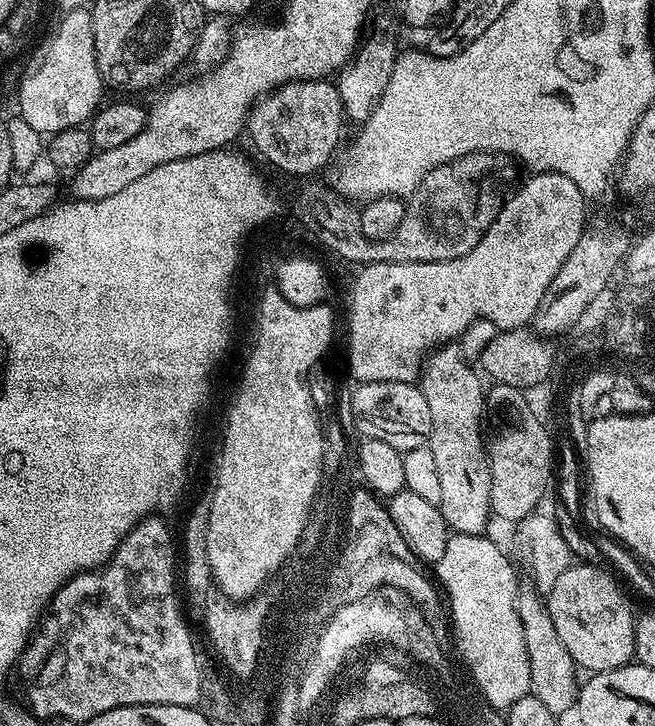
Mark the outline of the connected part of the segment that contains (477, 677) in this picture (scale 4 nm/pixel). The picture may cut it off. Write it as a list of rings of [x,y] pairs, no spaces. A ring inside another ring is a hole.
[[[457,532],[449,535],[446,542],[446,550],[442,553],[442,558],[436,565],[434,565],[434,572],[440,579],[439,587],[442,589],[443,595],[446,597],[447,607],[450,609],[450,627],[454,633],[454,648],[463,664],[467,668],[469,674],[472,676],[474,682],[478,682],[481,687],[481,694],[485,696],[486,702],[490,706],[499,710],[507,710],[510,706],[514,706],[514,702],[518,702],[518,698],[529,695],[532,691],[532,679],[530,678],[530,658],[526,654],[526,638],[524,637],[524,623],[520,620],[518,614],[518,587],[516,588],[516,572],[512,569],[512,564],[508,561],[508,556],[495,544],[492,540],[487,540],[487,535],[481,534],[475,536],[474,534],[462,534]]]

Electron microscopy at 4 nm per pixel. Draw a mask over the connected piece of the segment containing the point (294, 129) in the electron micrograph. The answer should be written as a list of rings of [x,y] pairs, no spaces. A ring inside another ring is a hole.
[[[296,80],[281,84],[249,109],[246,134],[259,154],[280,171],[306,176],[322,169],[336,150],[345,121],[341,96],[333,81]]]

